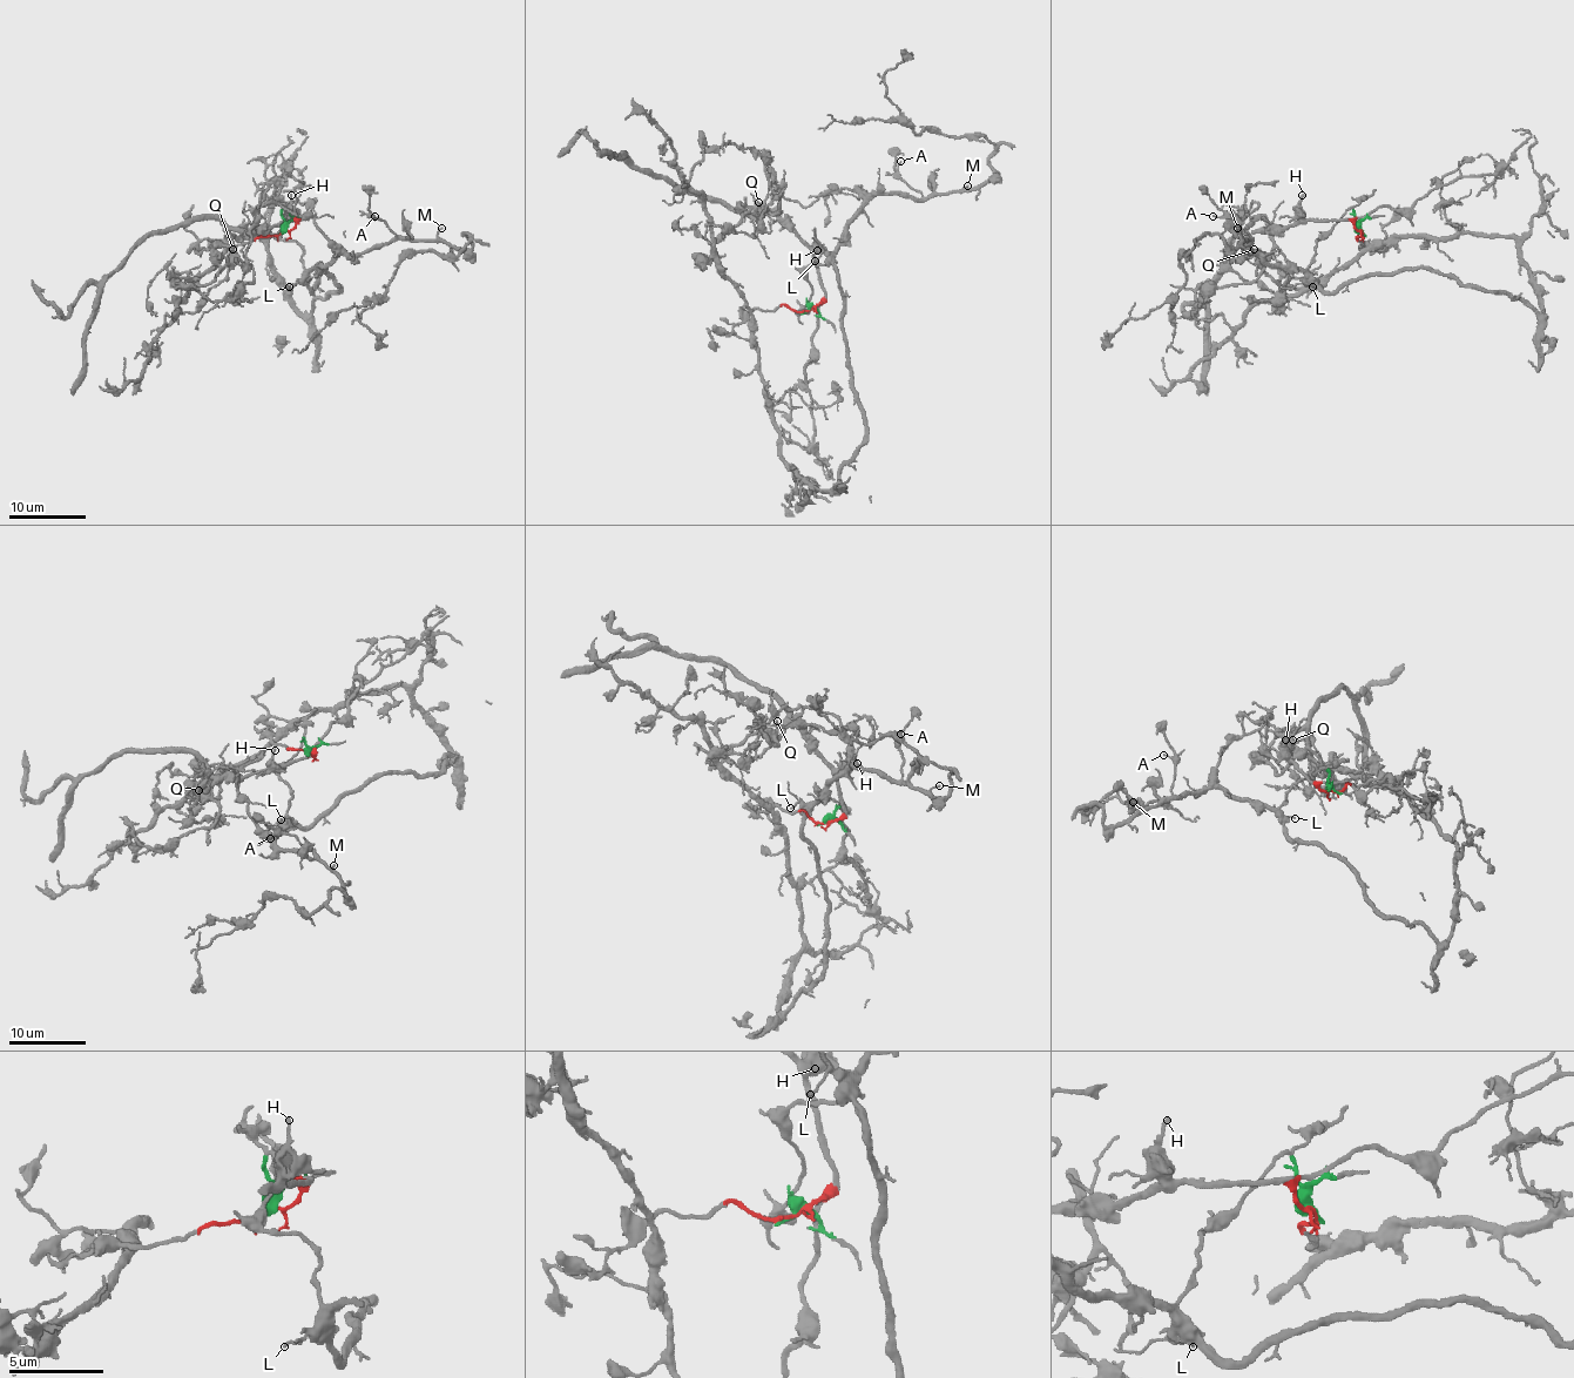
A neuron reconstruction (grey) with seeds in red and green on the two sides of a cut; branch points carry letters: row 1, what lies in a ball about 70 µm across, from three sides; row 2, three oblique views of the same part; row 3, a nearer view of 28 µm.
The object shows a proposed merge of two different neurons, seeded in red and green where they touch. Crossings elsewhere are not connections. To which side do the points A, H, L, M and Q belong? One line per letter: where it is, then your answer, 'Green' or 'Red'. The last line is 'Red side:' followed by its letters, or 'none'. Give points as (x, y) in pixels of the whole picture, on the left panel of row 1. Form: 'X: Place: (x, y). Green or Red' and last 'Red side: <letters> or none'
A: Place: (375, 216). Green
H: Place: (291, 195). Red
L: Place: (289, 286). Green
M: Place: (441, 228). Green
Q: Place: (232, 249). Red
Red side: H, Q

